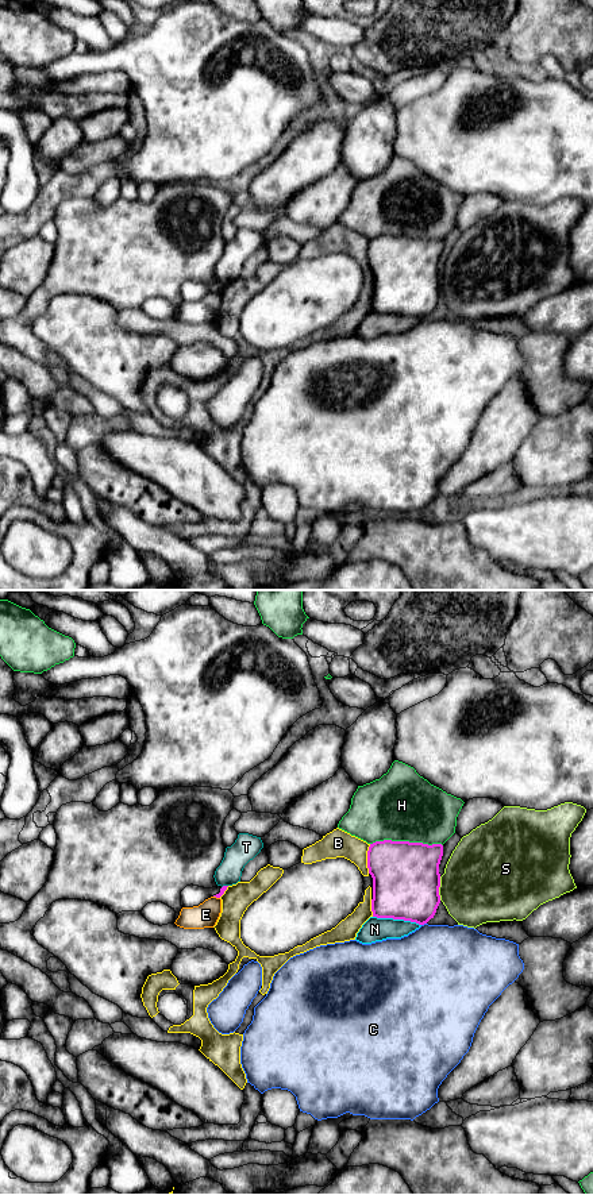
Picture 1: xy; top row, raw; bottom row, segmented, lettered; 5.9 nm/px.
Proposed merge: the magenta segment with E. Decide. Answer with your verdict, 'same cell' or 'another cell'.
another cell

